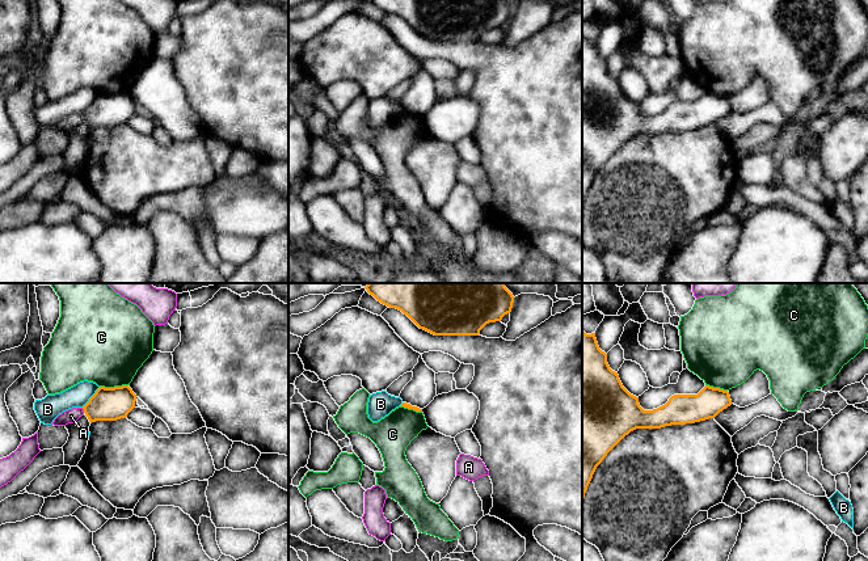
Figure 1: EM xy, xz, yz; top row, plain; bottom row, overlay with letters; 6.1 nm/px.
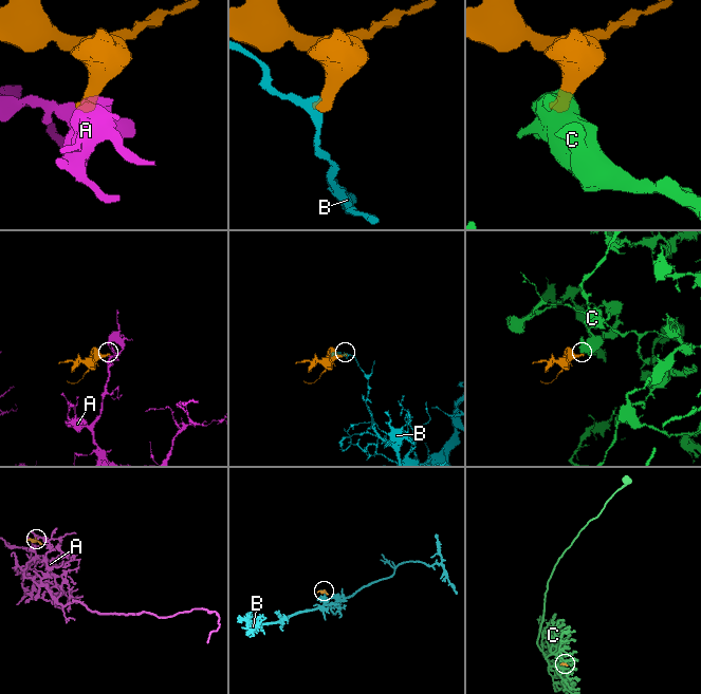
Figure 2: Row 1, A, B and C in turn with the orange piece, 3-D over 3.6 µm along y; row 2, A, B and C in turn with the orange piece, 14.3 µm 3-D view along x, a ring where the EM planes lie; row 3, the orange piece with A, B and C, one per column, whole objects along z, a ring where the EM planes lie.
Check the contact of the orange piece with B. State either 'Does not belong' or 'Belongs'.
Does not belong

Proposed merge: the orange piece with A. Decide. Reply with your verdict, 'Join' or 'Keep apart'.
Join

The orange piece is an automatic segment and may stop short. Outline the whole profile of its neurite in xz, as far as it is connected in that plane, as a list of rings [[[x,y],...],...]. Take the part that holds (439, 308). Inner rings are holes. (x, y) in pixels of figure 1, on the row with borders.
[[[368,283],[367,292],[382,304],[406,315],[434,336],[479,336],[489,322],[511,312],[514,296],[503,283]]]

